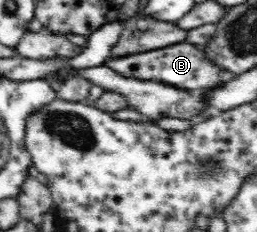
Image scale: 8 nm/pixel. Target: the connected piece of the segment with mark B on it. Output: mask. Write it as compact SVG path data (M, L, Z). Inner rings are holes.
M187 41L117 58L112 57L104 64L114 68L121 75L134 76L142 80L155 80L182 90L197 92L199 89L209 90L223 84L219 81L217 67L212 65L211 61L205 61L200 47Z

